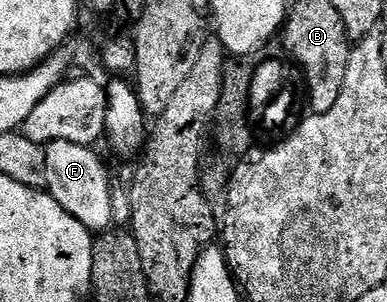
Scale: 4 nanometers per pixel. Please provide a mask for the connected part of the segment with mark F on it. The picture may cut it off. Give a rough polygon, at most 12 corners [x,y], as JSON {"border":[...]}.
{"border":[[48,142],[46,191],[89,231],[112,229],[92,147]]}

